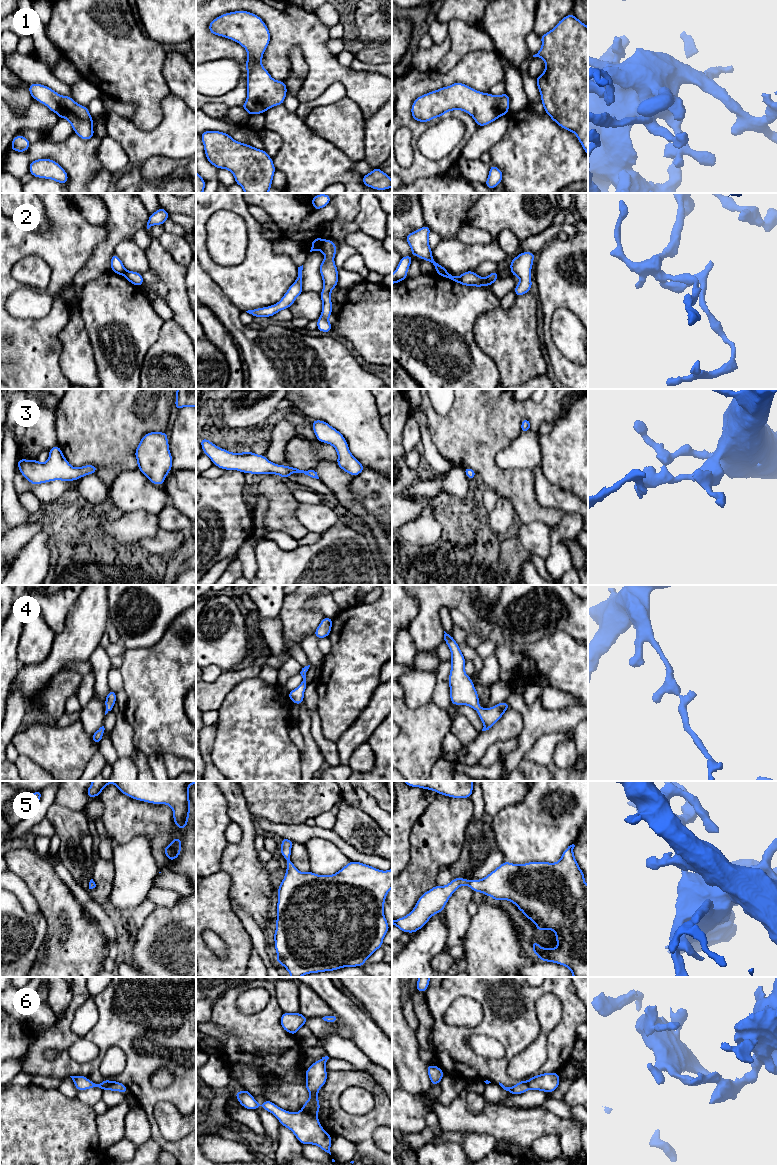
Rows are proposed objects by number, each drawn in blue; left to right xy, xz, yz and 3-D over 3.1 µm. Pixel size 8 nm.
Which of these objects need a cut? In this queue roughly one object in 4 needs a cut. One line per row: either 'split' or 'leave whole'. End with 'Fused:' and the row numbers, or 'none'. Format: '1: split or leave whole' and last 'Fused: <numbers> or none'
1: leave whole
2: split
3: leave whole
4: leave whole
5: leave whole
6: split
Fused: 2, 6

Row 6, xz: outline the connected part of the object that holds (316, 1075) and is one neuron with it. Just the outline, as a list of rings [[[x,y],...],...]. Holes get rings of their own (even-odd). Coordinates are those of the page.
[[[328,1056],[322,1057],[305,1071],[307,1080],[305,1087],[309,1091],[310,1096],[308,1101],[303,1104],[301,1111],[315,1117],[318,1116],[320,1110],[318,1091],[327,1082],[327,1070],[325,1064],[328,1059]]]

